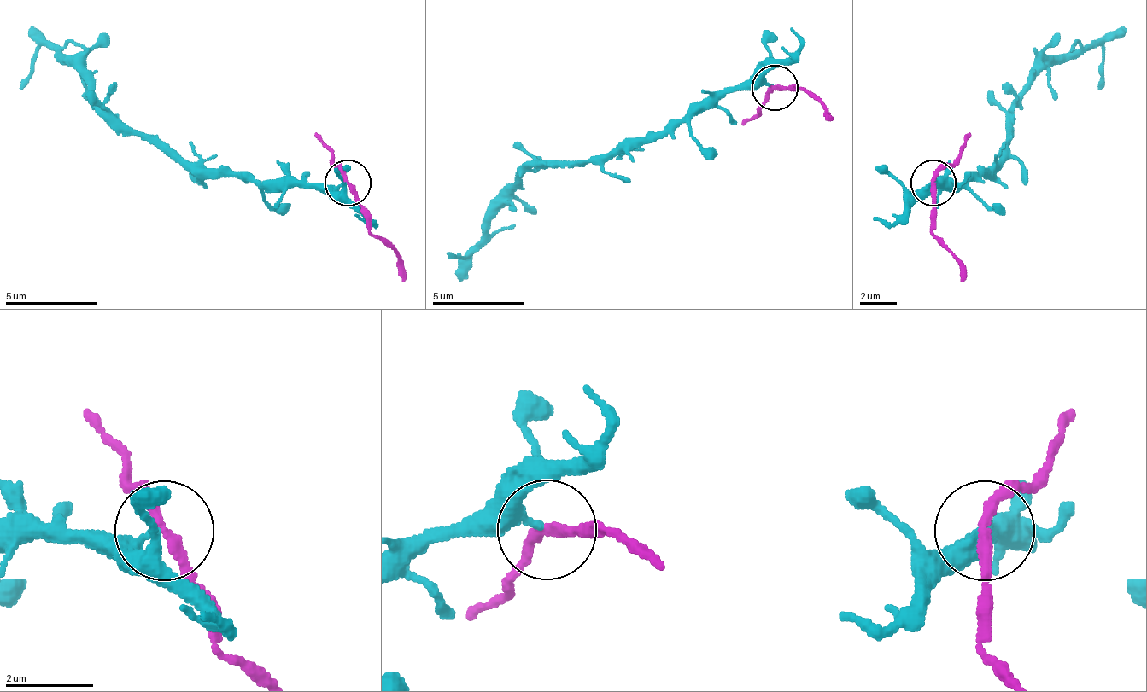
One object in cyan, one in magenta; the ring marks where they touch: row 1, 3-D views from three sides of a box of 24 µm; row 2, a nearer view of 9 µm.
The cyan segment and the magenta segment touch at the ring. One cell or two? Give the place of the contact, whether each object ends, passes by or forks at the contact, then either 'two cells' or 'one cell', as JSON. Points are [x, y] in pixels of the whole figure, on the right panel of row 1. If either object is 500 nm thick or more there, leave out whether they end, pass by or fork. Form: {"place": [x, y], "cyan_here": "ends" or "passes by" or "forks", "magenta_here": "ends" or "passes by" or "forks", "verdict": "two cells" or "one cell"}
{"place": [933, 183], "cyan_here": "ends", "magenta_here": "passes by", "verdict": "two cells"}

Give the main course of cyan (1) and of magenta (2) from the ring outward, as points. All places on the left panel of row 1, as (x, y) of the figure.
1: (344, 183), (284, 183), (234, 175), (197, 175), (114, 115), (73, 69), (45, 46), (37, 50), (18, 87)
2: (349, 183), (377, 235), (400, 258), (404, 280)

